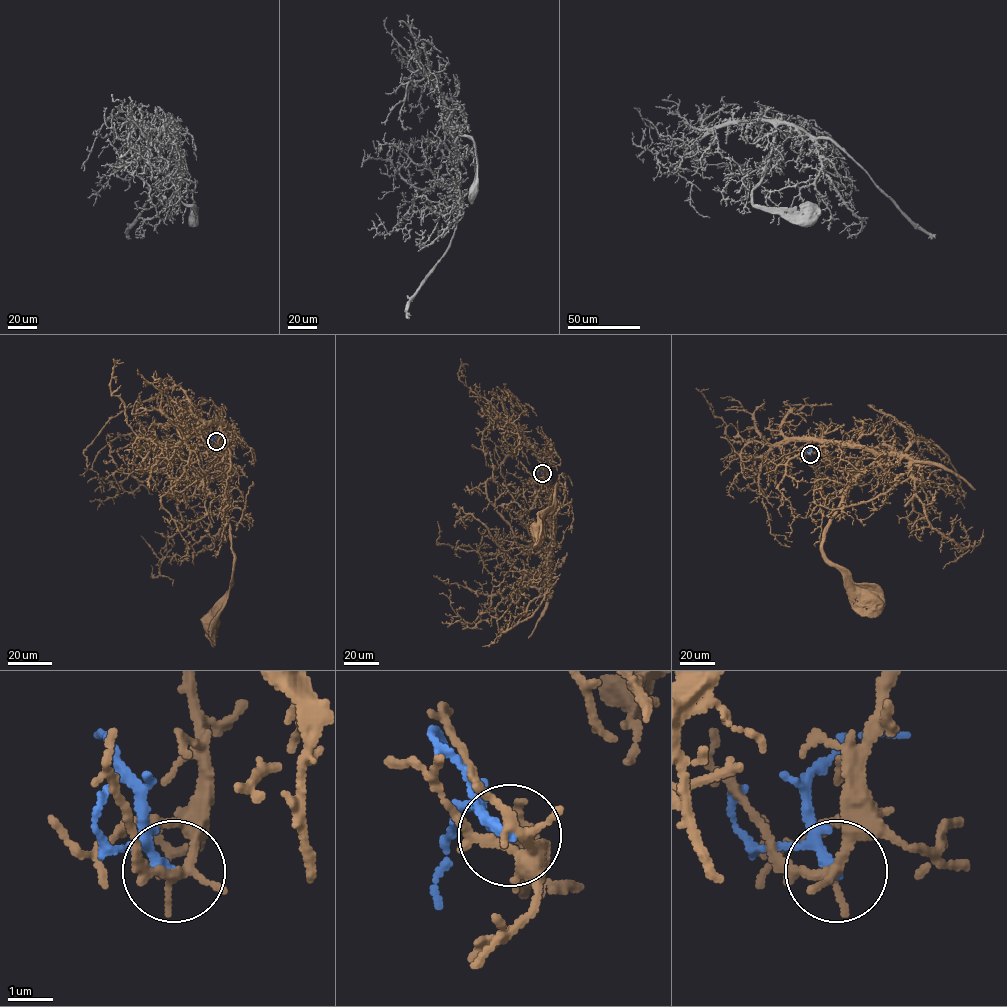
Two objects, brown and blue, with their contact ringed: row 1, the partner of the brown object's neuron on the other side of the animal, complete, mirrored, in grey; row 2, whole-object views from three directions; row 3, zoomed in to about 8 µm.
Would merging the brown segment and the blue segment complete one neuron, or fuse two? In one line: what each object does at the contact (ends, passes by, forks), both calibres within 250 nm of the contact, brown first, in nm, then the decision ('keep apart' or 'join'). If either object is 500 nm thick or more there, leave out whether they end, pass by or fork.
brown forks | blue passes by | 190/180 nm | keep apart

